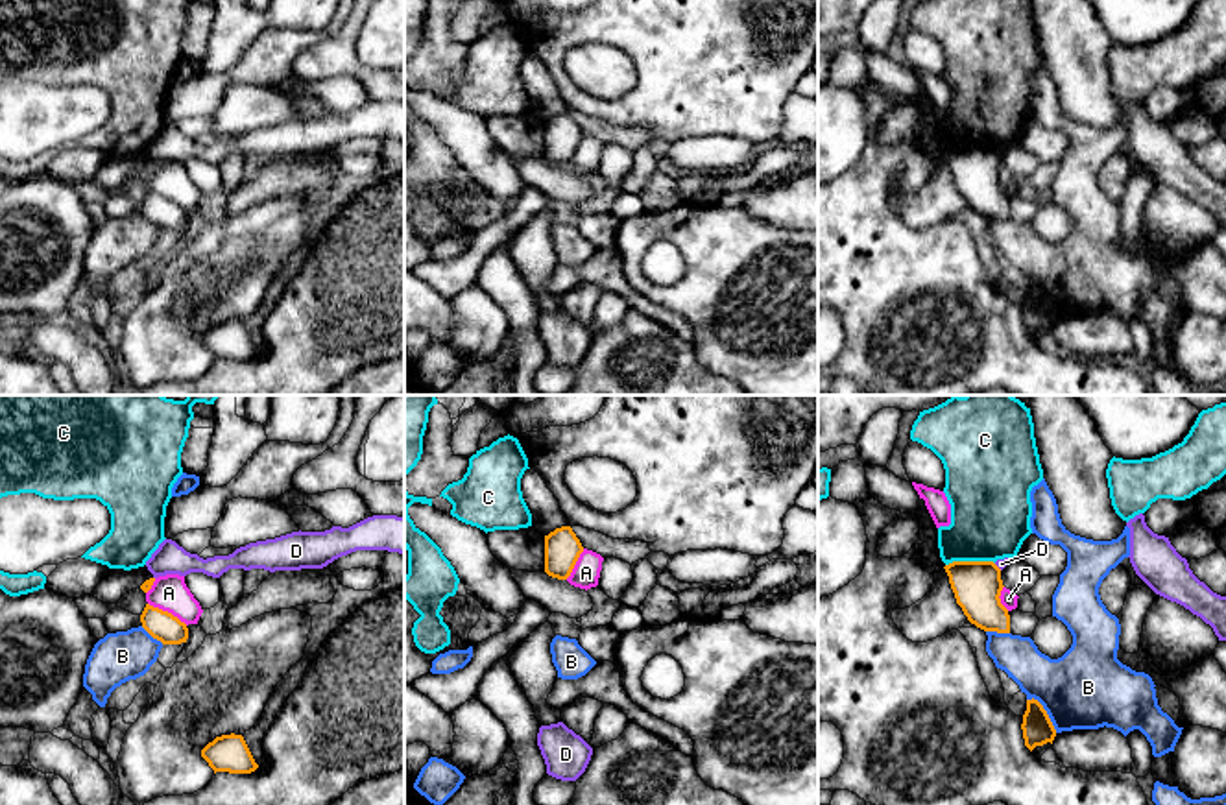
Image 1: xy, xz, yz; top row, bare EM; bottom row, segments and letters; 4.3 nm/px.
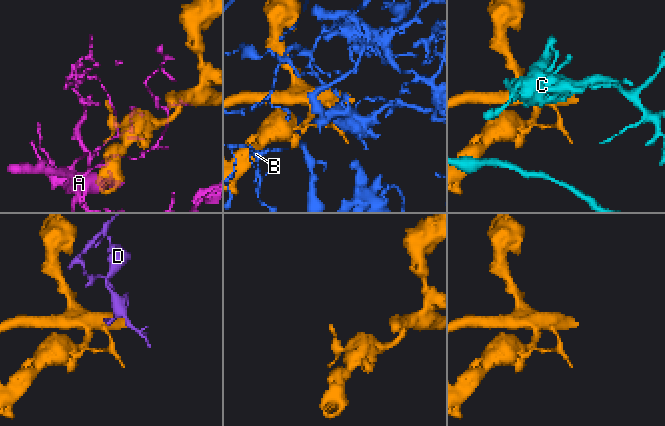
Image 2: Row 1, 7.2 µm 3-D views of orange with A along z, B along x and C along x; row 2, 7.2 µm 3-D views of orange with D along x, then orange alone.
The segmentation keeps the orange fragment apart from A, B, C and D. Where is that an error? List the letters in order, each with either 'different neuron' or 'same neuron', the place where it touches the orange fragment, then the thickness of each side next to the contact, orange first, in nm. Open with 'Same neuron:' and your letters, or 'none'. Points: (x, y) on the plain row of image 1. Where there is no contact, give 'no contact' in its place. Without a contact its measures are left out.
Same neuron: none
A: different neuron | xy (167, 198) | 130/160 nm
B: different neuron | yz (1045, 298) | 140/360 nm
C: different neuron | yz (970, 148) | 220/360 nm
D: different neuron | yz (996, 152) | 220/50 nm

